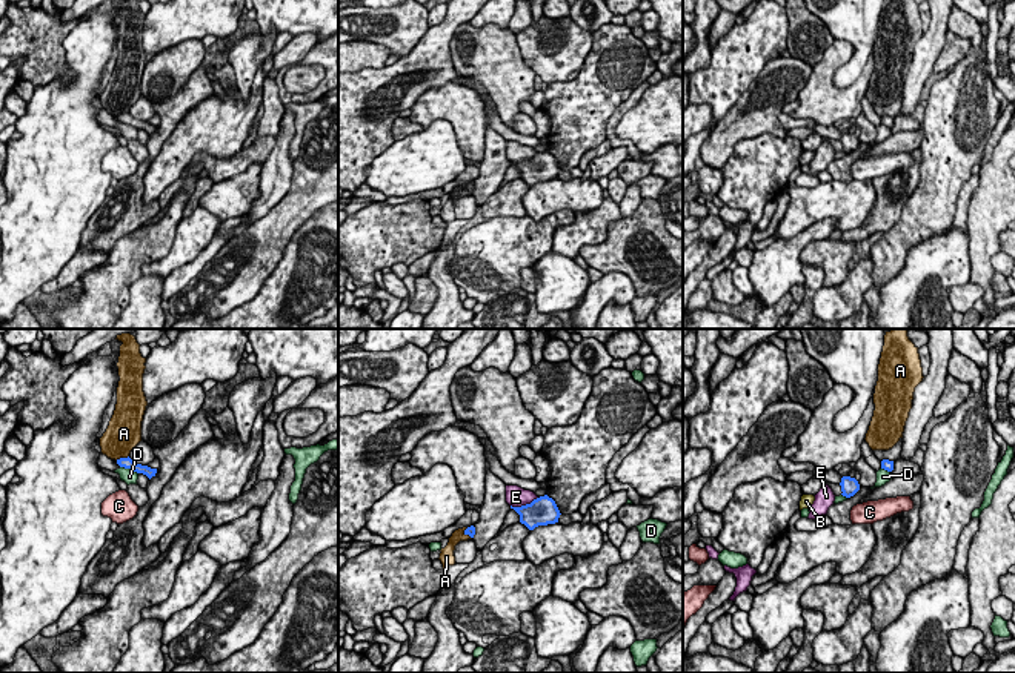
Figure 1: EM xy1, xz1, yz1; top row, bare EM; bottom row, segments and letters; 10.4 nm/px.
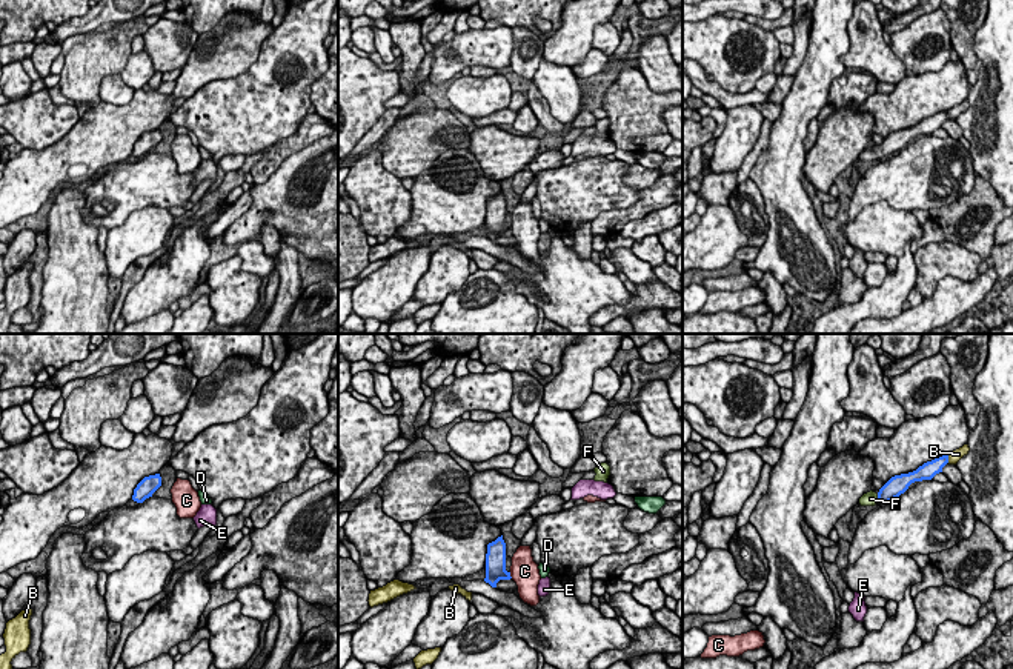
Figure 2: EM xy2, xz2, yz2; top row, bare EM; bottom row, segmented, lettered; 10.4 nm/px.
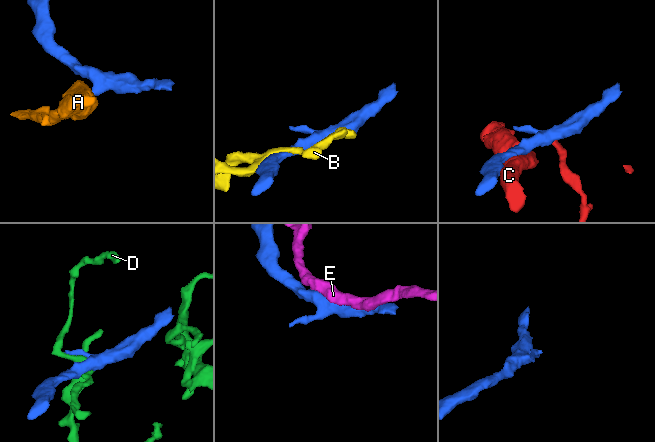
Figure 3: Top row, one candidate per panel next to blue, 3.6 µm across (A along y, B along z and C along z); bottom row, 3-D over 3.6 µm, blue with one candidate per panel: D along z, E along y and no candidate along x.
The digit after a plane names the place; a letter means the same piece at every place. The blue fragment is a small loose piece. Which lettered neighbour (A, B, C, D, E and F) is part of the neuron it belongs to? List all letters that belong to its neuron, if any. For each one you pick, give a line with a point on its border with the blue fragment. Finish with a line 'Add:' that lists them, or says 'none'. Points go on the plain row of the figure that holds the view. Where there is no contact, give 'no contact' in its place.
F: meets blue in yz2 at (878, 153)
Add: F

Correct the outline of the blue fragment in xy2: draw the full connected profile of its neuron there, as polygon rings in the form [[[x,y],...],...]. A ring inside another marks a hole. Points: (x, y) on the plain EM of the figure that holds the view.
[[[160,129],[144,132],[137,143],[134,145],[132,155],[137,158],[143,158],[146,154],[152,152],[152,149],[161,141]]]

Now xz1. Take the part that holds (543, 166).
[[[547,151],[534,155],[531,160],[521,163],[512,163],[520,171],[520,178],[529,186],[538,181],[547,181],[558,178],[560,166],[552,154]]]

